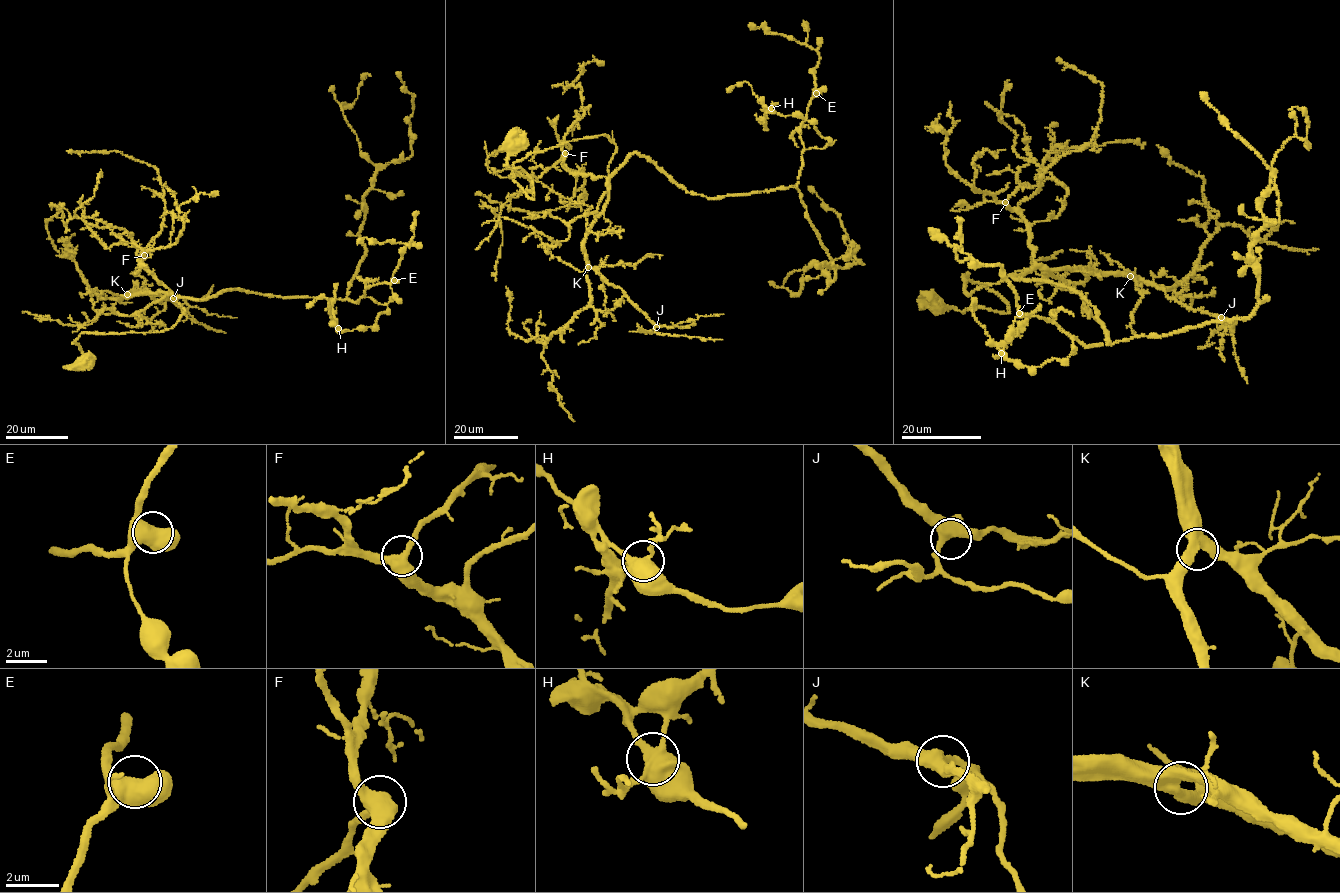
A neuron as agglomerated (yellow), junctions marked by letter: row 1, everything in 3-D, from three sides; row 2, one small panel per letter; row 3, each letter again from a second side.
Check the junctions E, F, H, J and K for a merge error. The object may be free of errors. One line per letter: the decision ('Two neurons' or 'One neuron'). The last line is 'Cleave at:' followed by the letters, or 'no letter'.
E: One neuron
F: One neuron
H: Two neurons
J: One neuron
K: One neuron
Cleave at: H

